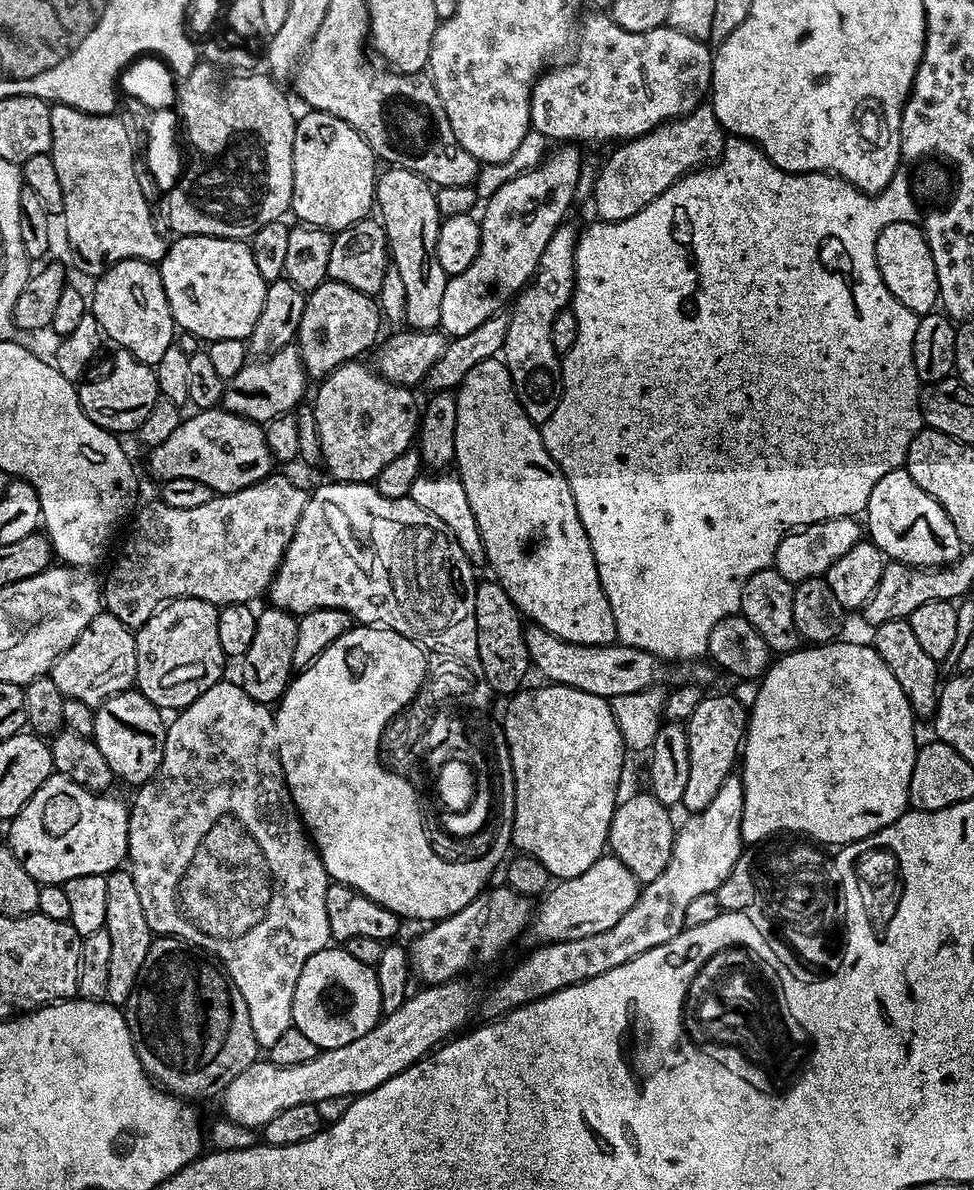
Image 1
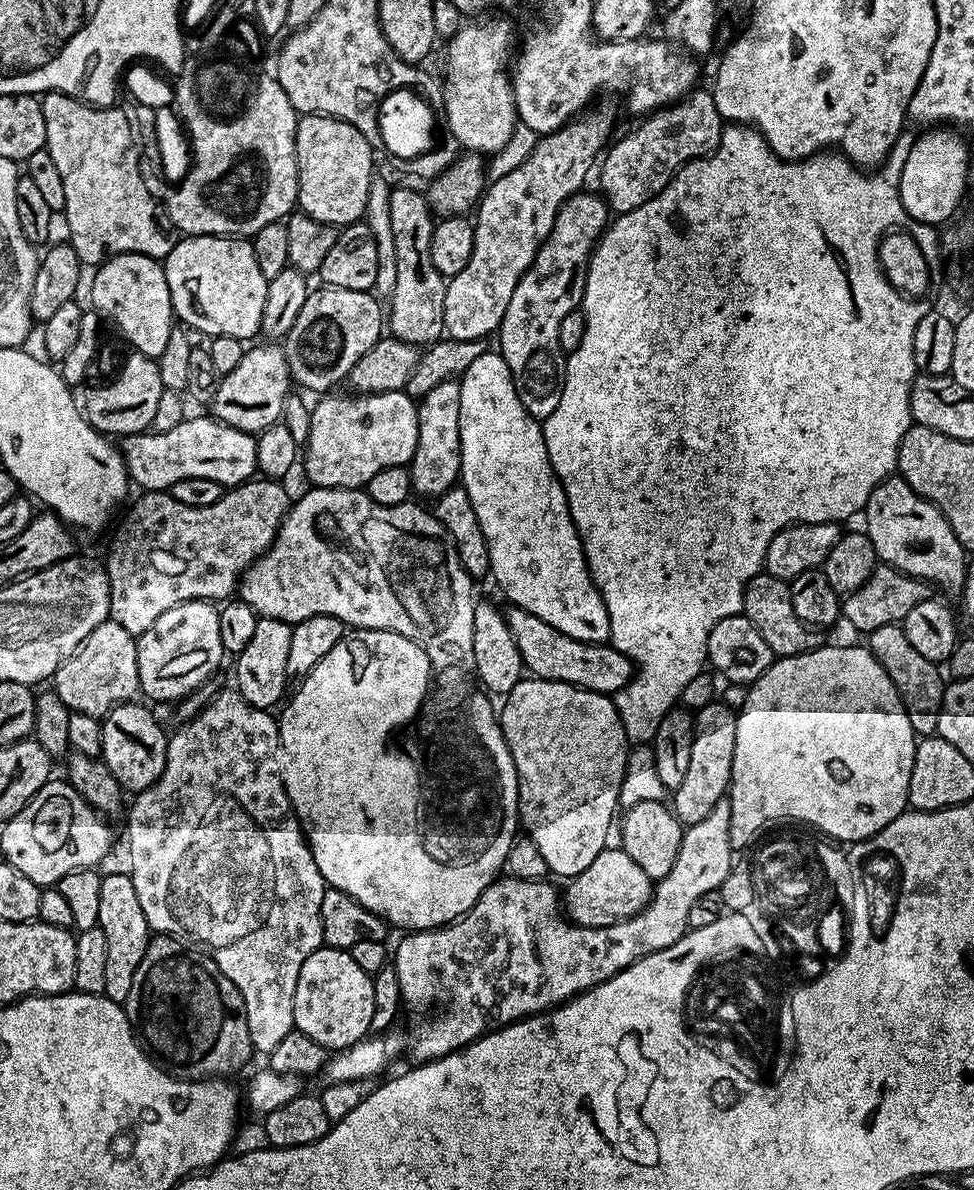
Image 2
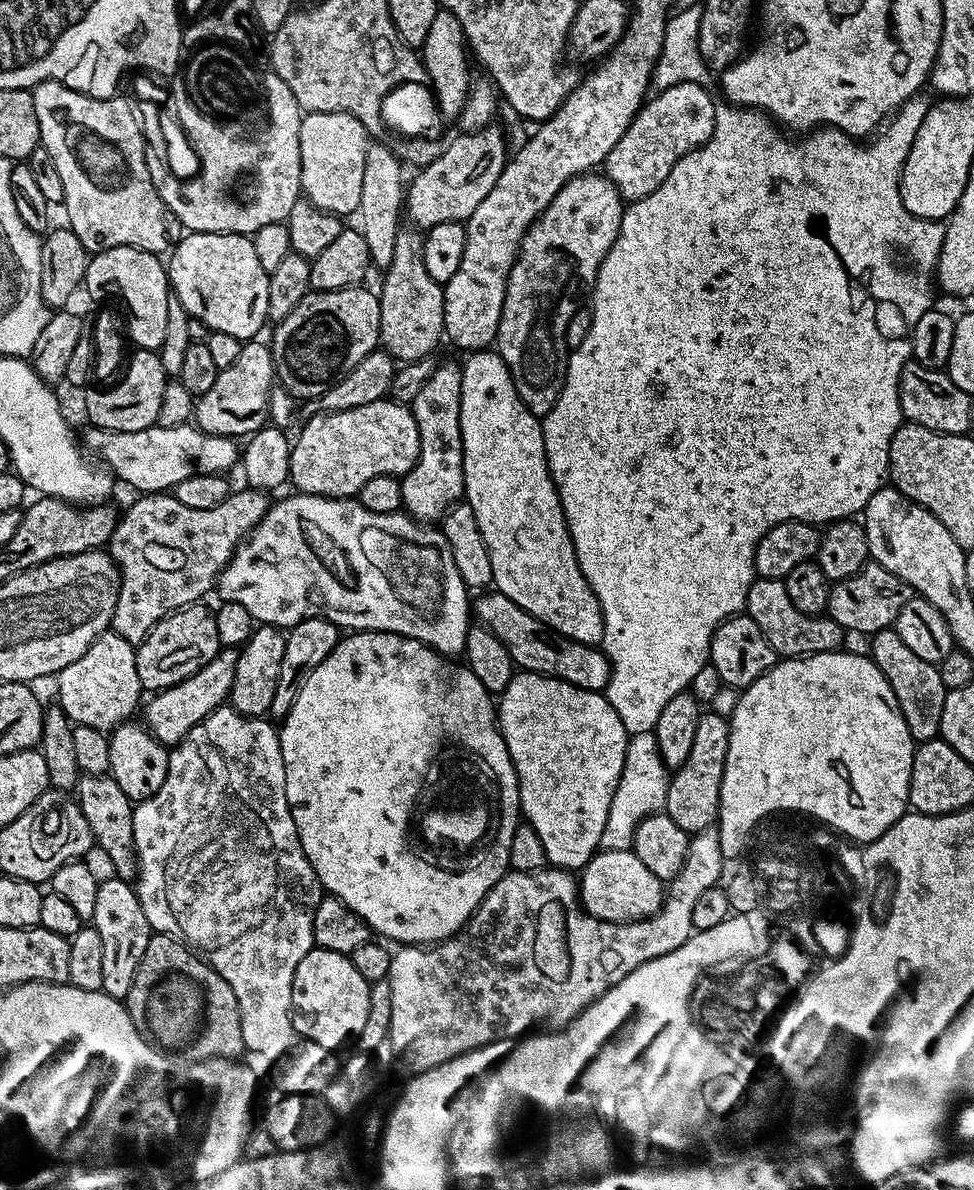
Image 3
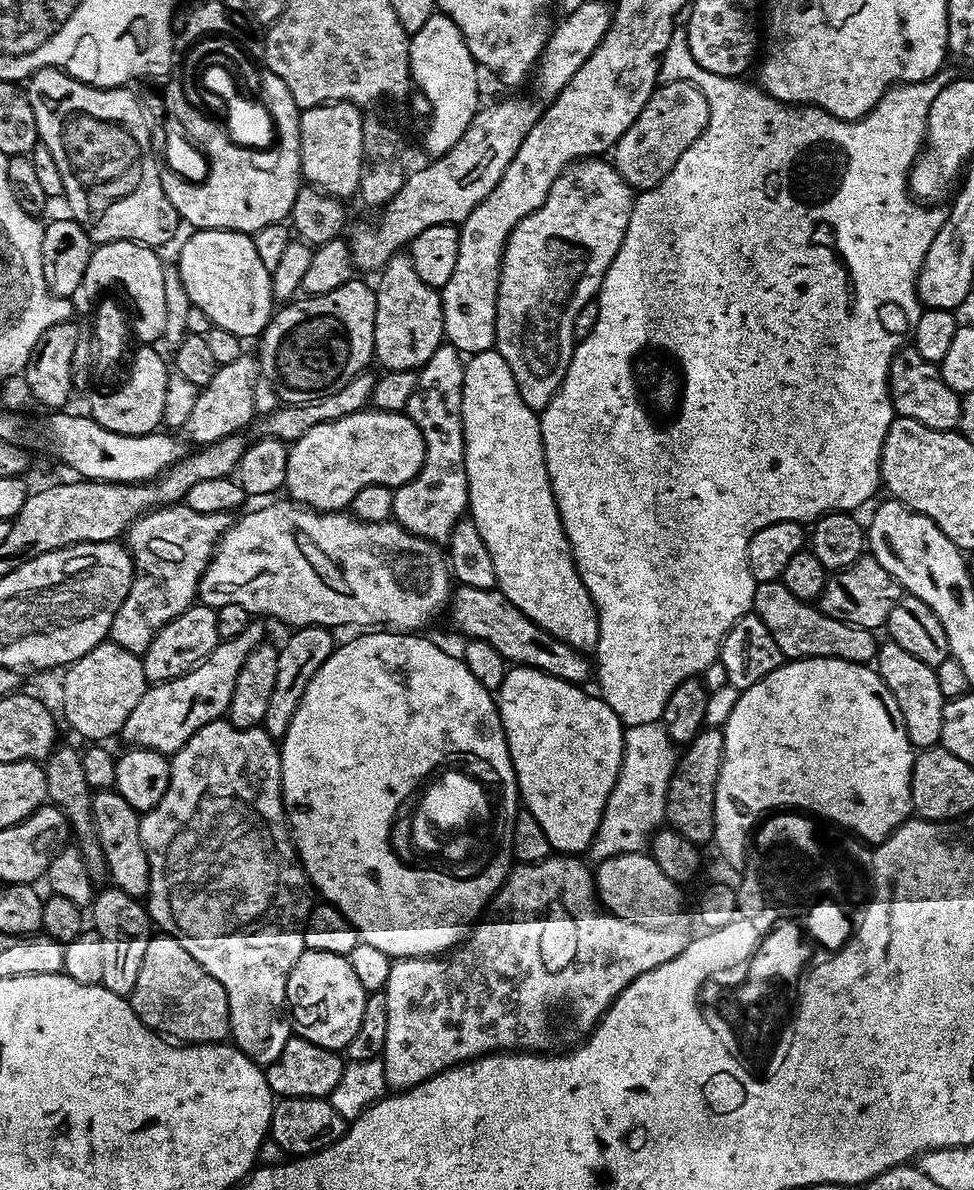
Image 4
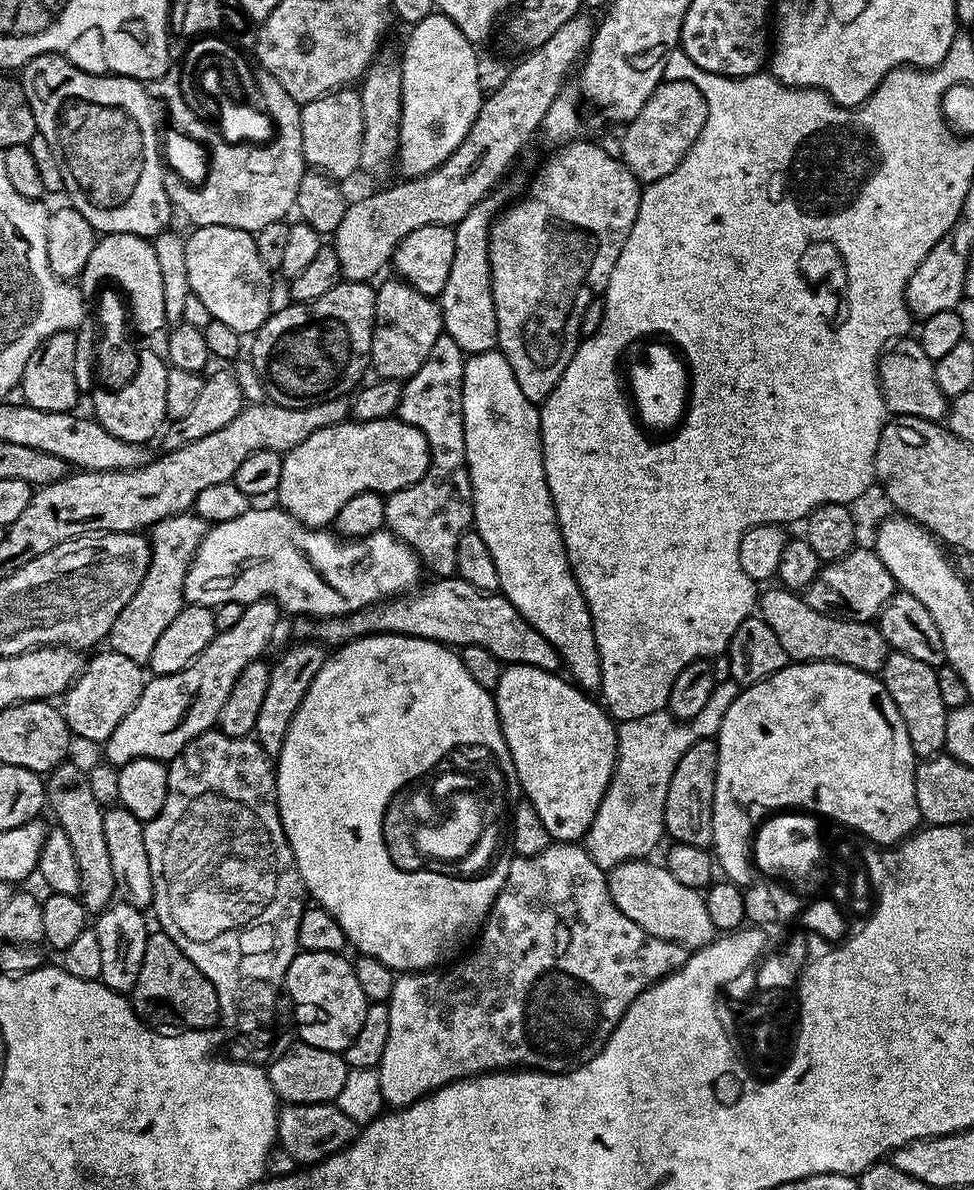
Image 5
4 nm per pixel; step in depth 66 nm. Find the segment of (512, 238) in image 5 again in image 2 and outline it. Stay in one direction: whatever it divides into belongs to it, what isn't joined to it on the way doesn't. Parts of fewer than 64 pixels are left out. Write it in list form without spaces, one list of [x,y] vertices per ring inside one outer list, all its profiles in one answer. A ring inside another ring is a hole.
[[[581,190],[560,205],[552,232],[544,239],[532,267],[522,274],[518,286],[514,286],[514,298],[510,298],[498,329],[498,351],[506,366],[510,366],[514,390],[518,390],[522,406],[541,422],[558,410],[564,389],[566,353],[560,345],[562,318],[581,307],[588,260],[610,223],[607,203],[596,196],[591,196],[588,190]]]

